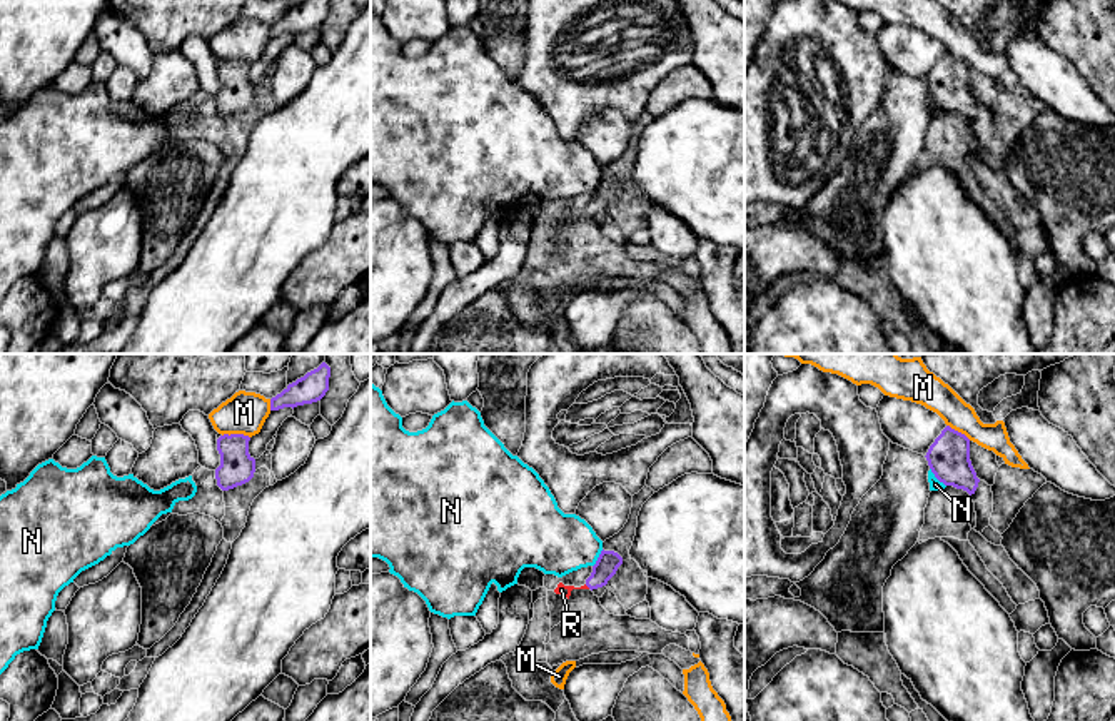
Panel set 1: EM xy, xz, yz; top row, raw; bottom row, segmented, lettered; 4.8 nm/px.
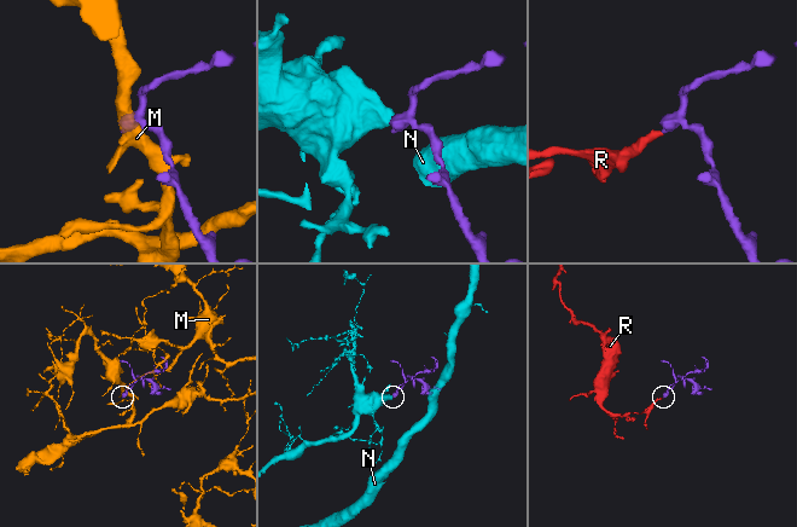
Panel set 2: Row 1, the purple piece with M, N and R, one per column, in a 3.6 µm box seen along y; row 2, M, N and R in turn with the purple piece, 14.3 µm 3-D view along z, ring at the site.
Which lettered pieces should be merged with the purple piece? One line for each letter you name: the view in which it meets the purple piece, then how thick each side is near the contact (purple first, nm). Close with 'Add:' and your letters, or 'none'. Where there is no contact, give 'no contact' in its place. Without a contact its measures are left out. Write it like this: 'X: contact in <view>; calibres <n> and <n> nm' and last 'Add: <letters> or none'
R: contact in xz; calibres 110 and 50 nm
Add: R

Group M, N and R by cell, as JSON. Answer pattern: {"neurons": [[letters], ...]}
{"neurons": [["M"], ["N"], ["R"]]}

